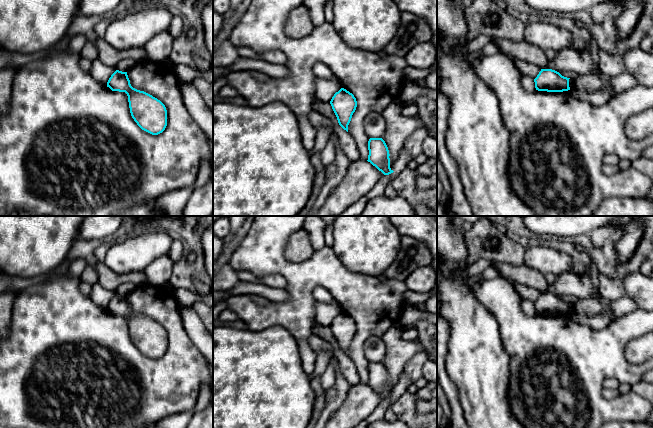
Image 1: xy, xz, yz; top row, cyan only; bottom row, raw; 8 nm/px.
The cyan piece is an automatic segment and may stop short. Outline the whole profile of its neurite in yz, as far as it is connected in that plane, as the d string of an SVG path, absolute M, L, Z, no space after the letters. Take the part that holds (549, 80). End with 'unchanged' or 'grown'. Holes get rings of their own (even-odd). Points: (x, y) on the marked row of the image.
M541 69L534 79L538 91L563 92L570 90L569 79L552 69Z; unchanged

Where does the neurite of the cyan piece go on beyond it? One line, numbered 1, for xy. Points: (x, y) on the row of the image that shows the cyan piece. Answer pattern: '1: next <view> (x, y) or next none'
1: next none

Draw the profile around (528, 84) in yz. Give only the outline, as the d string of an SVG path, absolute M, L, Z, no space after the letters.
M528 76L521 77L521 85L524 88L524 90L526 90L528 92L533 92L536 90L534 79L532 79Z

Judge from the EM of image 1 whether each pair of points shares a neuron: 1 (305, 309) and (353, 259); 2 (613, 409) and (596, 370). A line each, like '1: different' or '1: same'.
1: different
2: same

